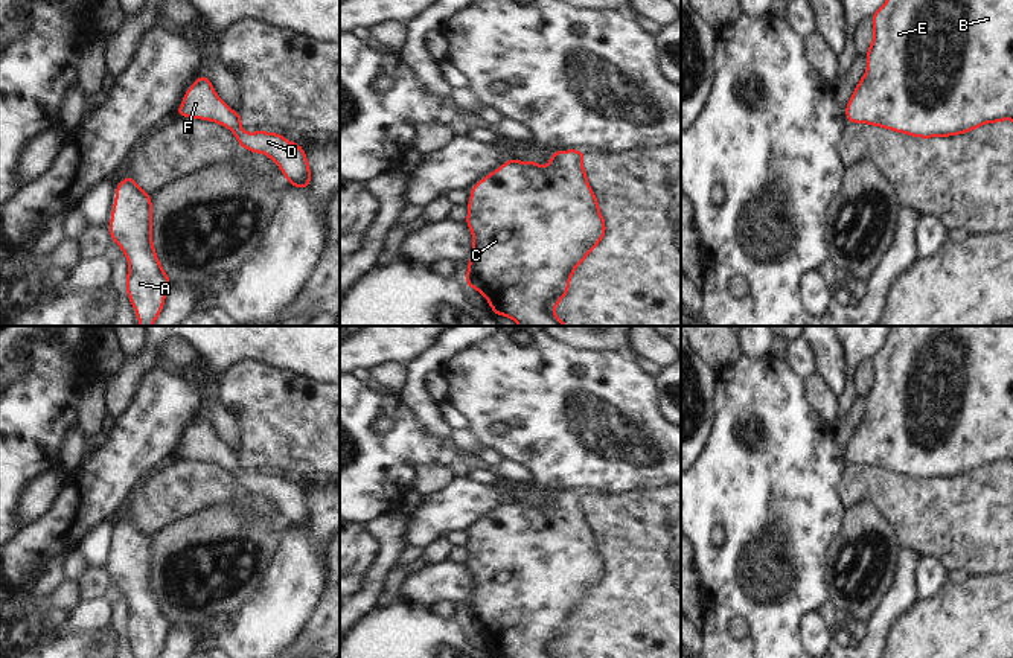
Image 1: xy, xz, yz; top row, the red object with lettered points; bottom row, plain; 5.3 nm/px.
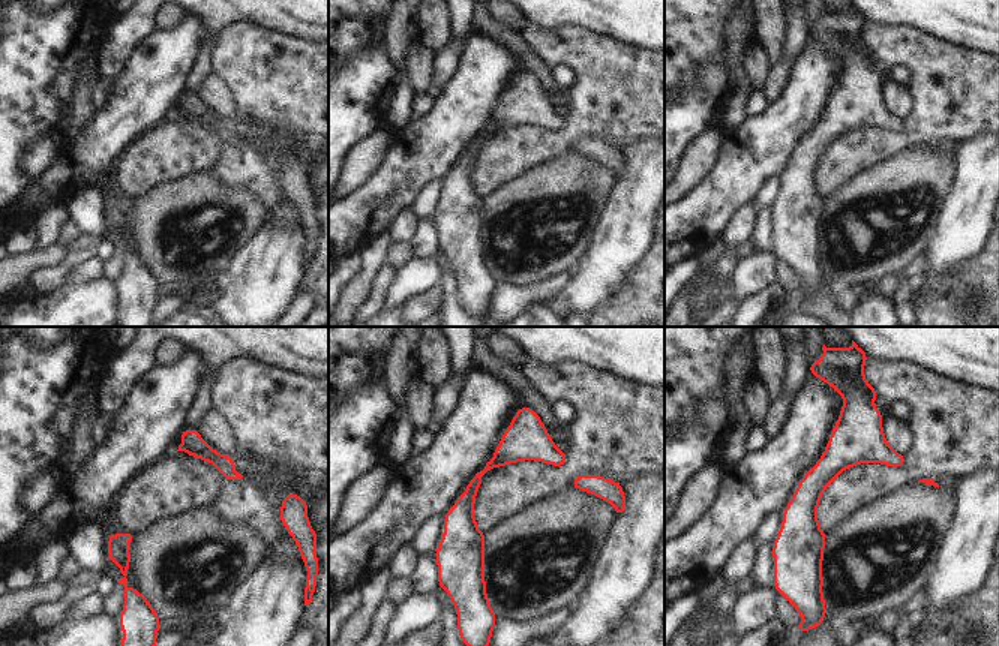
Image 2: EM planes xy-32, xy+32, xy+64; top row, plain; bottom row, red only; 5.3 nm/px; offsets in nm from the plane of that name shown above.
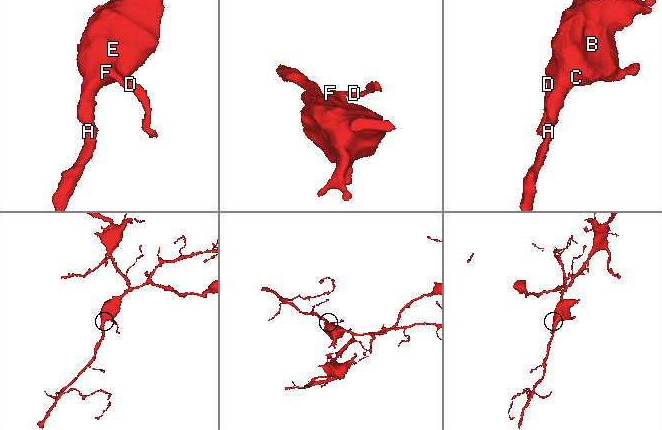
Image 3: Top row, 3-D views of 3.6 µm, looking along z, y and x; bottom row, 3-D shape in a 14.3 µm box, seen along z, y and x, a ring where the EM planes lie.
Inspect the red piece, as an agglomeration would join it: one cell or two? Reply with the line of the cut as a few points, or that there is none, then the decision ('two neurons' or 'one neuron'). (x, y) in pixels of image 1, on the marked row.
cut none; one neuron

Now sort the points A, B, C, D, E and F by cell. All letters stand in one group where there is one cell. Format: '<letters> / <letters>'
A B C D E F

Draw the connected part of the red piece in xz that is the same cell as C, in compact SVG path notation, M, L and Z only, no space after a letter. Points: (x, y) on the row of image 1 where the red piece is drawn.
M554 149L545 168L533 160L509 158L468 190L471 198L465 224L471 230L472 253L465 280L487 300L492 314L512 318L518 326L570 326L554 309L568 295L576 268L606 235L606 221L588 183L583 157L583 149Z

